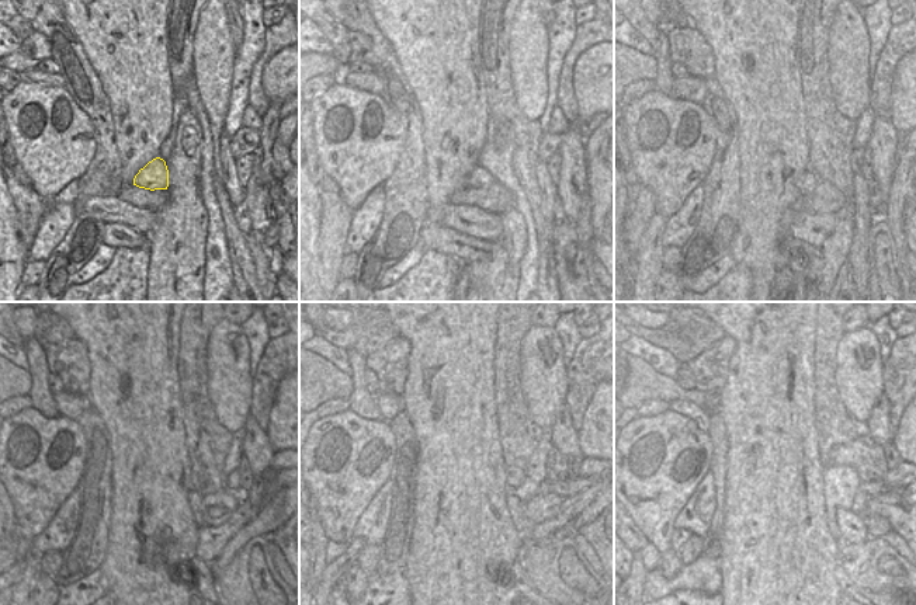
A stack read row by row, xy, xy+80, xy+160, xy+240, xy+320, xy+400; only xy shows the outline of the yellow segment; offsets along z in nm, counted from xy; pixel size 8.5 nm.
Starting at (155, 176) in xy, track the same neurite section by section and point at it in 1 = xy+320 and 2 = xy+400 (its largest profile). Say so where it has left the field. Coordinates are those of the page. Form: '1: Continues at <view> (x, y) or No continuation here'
1: Continues at xy+320 (523, 524)
2: Continues at xy+400 (853, 529)

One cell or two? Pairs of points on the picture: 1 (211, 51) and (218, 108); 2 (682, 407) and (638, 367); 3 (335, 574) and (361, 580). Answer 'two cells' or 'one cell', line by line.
1: one cell
2: two cells
3: two cells

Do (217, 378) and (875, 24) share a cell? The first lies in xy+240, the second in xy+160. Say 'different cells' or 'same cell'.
different cells

